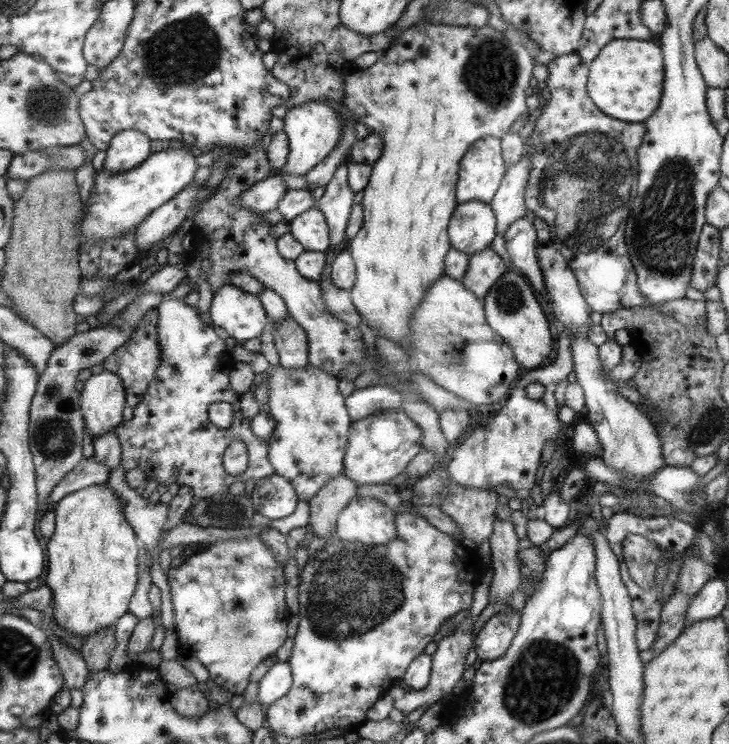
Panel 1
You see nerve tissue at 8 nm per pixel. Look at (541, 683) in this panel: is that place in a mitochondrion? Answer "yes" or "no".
yes

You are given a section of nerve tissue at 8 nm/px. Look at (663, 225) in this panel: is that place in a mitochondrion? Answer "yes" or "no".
yes

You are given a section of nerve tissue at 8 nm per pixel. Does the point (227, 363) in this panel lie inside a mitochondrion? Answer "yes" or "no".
no

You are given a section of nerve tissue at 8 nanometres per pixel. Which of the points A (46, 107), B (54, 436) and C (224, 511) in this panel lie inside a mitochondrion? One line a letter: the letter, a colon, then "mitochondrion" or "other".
A: mitochondrion
B: mitochondrion
C: mitochondrion

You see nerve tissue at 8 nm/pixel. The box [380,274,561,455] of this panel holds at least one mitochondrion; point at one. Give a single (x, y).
(508, 298)

